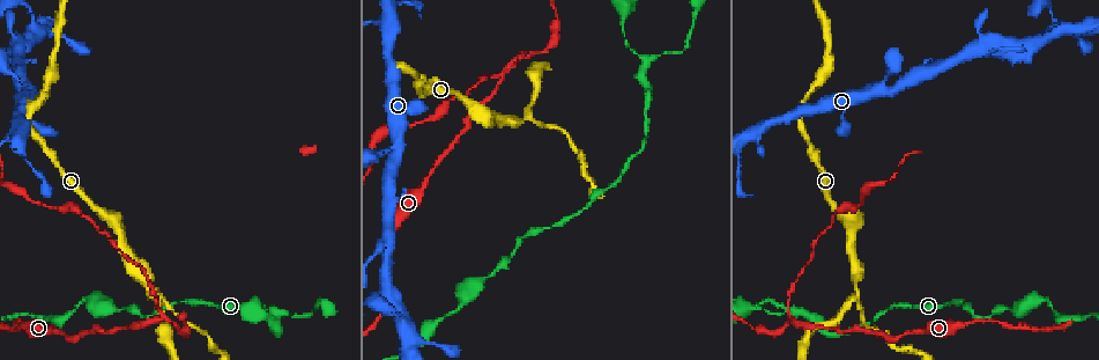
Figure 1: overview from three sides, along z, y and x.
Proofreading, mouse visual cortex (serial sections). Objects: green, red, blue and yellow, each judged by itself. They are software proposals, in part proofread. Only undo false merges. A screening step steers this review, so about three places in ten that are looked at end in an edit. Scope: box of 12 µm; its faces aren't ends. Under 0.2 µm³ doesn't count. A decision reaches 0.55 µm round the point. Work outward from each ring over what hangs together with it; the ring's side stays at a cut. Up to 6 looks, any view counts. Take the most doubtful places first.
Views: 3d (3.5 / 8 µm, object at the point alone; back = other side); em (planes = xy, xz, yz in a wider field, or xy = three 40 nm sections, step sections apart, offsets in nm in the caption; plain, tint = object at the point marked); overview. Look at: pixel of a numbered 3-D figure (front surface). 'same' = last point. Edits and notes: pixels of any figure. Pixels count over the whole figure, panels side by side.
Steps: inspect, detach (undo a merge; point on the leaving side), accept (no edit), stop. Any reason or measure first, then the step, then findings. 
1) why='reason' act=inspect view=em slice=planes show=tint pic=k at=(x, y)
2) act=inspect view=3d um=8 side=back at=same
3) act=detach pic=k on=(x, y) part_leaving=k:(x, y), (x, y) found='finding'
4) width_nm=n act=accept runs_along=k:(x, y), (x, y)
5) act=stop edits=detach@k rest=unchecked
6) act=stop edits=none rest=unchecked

why='a fork' act=inspect view=3d um=3.5 pic=1 at=(525, 58)

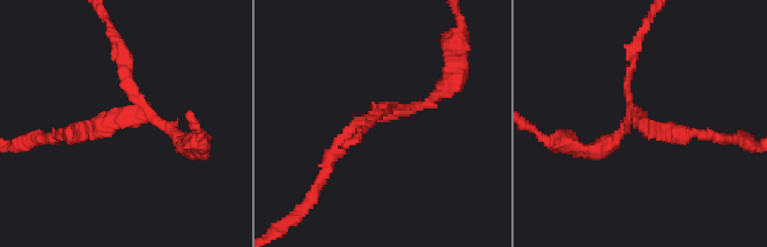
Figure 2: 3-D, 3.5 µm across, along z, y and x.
act=inspect view=em slice=xy step=3 show=tint pic=2 at=(379, 120)

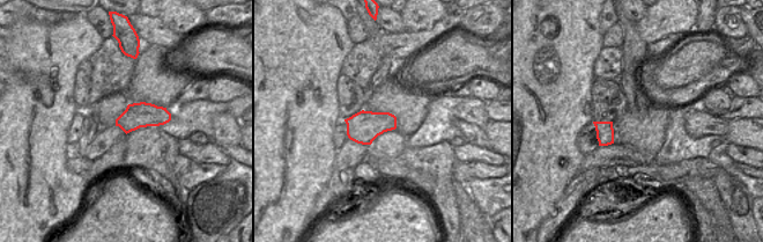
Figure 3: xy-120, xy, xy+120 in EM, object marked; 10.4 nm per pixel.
act=detach pic=2 on=(126, 54) part_leaving=2:(134, 94), (109, 23) found='a second cell is stuck on'

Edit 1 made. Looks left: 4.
act=inspect view=overview

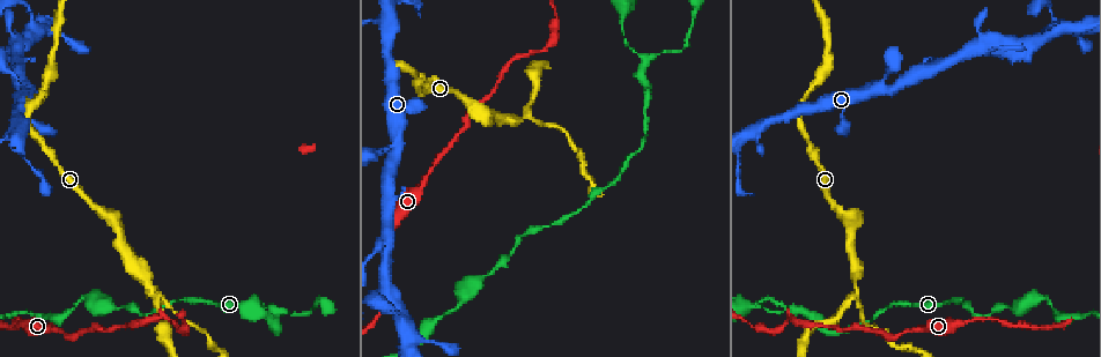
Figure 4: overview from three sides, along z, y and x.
why='a fork' act=inspect view=3d um=3.5 pic=4 at=(852, 297)

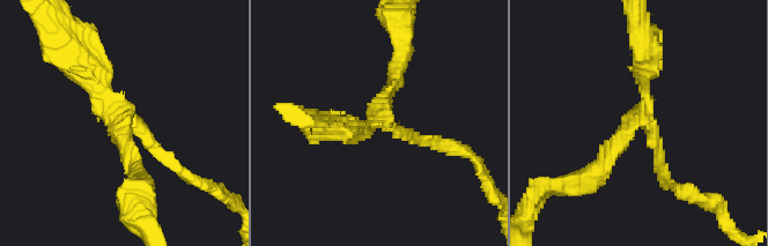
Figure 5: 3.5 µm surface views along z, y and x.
arms=3 arm_widths_nm=150,200,300 act=inspect view=em slice=xy step=5 show=tint pic=5 at=(638, 118)

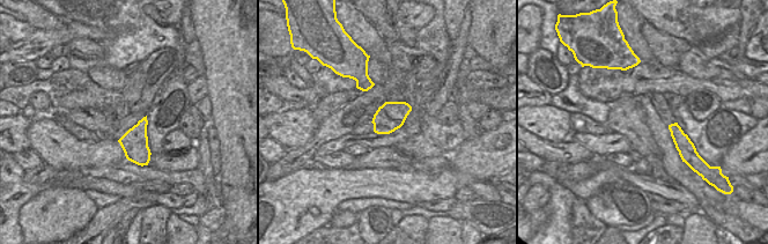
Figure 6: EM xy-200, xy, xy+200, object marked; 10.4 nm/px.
act=accept runs_along=5:(79, 57), (122, 118), (135, 174) found='all the same cell'

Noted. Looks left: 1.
act=stop edits=detach@2 rest=unchecked

